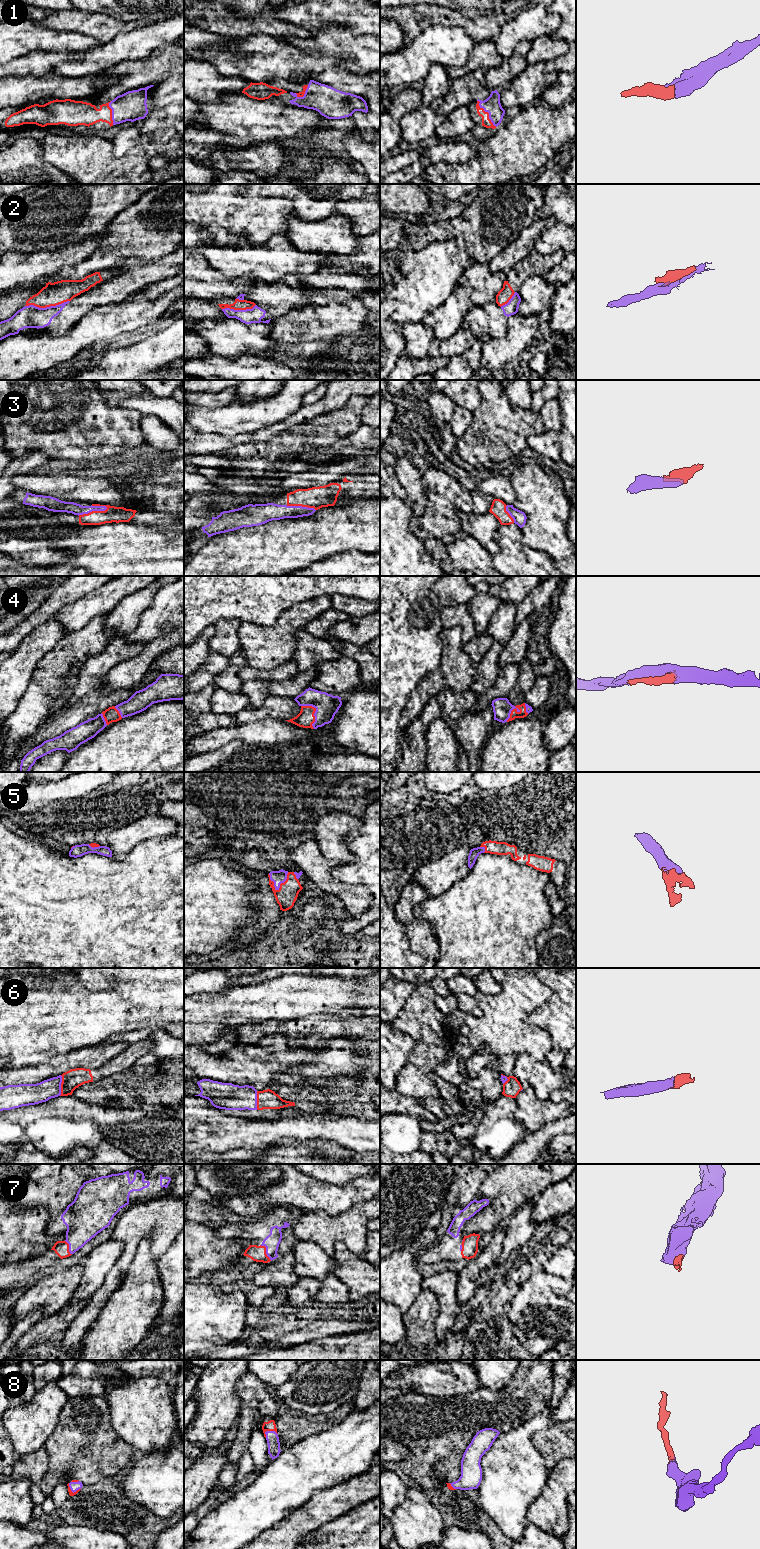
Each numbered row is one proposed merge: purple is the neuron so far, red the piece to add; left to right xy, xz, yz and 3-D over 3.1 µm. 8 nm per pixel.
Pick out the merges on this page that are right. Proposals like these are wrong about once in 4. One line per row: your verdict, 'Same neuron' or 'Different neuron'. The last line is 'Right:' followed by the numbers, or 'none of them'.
1: Same neuron
2: Different neuron
3: Same neuron
4: Same neuron
5: Same neuron
6: Same neuron
7: Same neuron
8: Same neuron
Right: 1, 3, 4, 5, 6, 7, 8

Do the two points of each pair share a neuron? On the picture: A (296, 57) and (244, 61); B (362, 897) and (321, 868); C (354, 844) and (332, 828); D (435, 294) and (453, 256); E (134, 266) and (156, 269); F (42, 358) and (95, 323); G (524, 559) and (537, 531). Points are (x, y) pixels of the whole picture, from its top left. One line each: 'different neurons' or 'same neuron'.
A: same neuron
B: same neuron
C: different neurons
D: same neuron
E: same neuron
F: same neuron
G: different neurons

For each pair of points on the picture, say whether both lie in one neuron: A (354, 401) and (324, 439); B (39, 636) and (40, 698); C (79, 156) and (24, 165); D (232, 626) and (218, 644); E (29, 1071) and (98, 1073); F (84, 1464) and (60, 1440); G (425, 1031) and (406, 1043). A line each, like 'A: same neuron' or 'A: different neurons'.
A: same neuron
B: different neurons
C: different neurons
D: same neuron
E: different neurons
F: same neuron
G: different neurons

